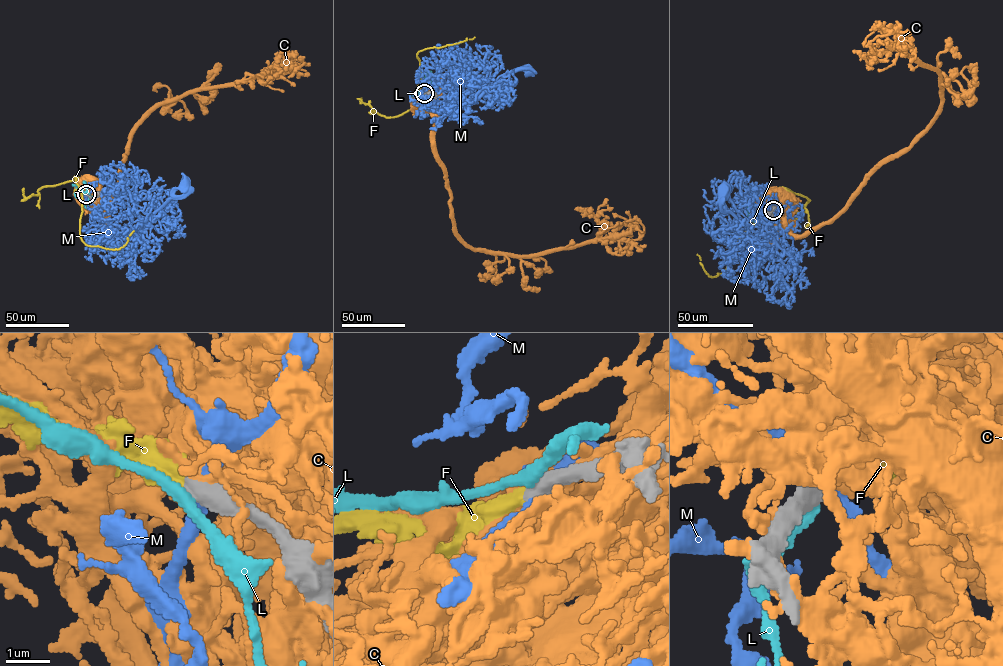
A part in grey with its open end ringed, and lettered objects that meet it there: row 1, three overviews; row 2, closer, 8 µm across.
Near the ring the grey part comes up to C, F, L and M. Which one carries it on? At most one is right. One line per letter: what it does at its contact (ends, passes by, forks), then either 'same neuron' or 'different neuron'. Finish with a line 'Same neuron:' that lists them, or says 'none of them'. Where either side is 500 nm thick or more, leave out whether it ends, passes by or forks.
C: it forks | different neuron
F: it ends | same neuron
L: it passes by | different neuron
M: it passes by | different neuron
Same neuron: F

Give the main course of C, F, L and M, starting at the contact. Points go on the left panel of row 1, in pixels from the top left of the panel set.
C: (87, 194), (87, 202), (107, 218), (132, 130), (157, 107), (268, 73), (291, 60), (304, 62), (288, 77)
F: (86, 194), (75, 190), (80, 189), (82, 194), (80, 235), (87, 245), (118, 249), (125, 244), (134, 231)
L: (86, 194), (75, 185), (90, 196)
M: (86, 194), (88, 207), (103, 214), (148, 218), (169, 199), (180, 198), (188, 189), (184, 184)

